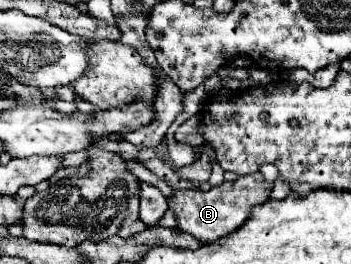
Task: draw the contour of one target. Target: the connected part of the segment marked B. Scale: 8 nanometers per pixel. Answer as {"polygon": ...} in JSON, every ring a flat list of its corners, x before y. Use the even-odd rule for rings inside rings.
{"polygon":[[255,172,251,176,241,176,237,182,223,182,221,186,211,188,209,192,175,190,175,196,169,198,169,210,177,214,179,230,189,232,205,242,215,242,225,234,231,234,237,228,241,228,249,220,253,206,265,204,269,200,271,190,273,182,267,182,261,172]]}

